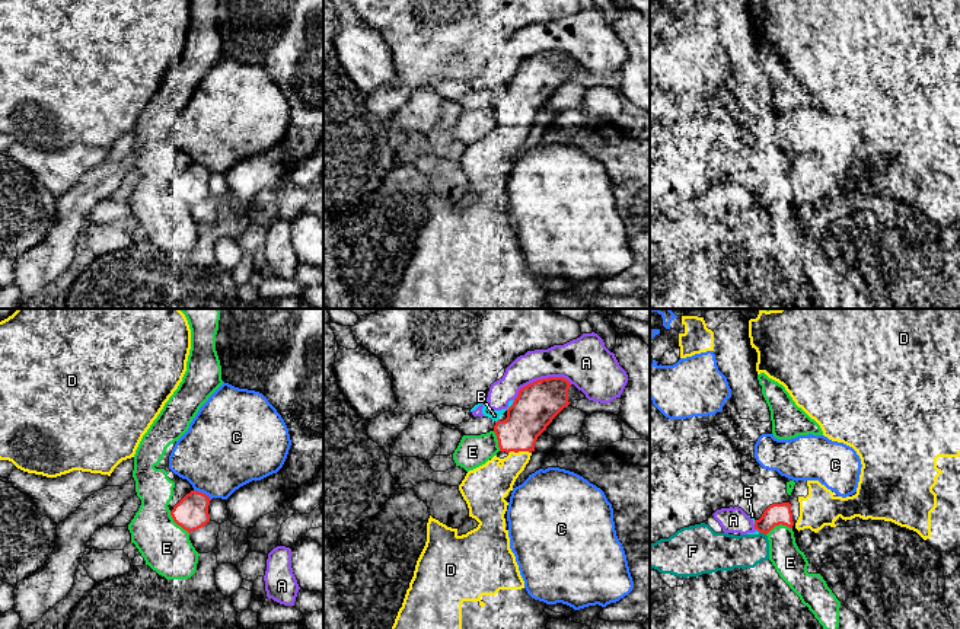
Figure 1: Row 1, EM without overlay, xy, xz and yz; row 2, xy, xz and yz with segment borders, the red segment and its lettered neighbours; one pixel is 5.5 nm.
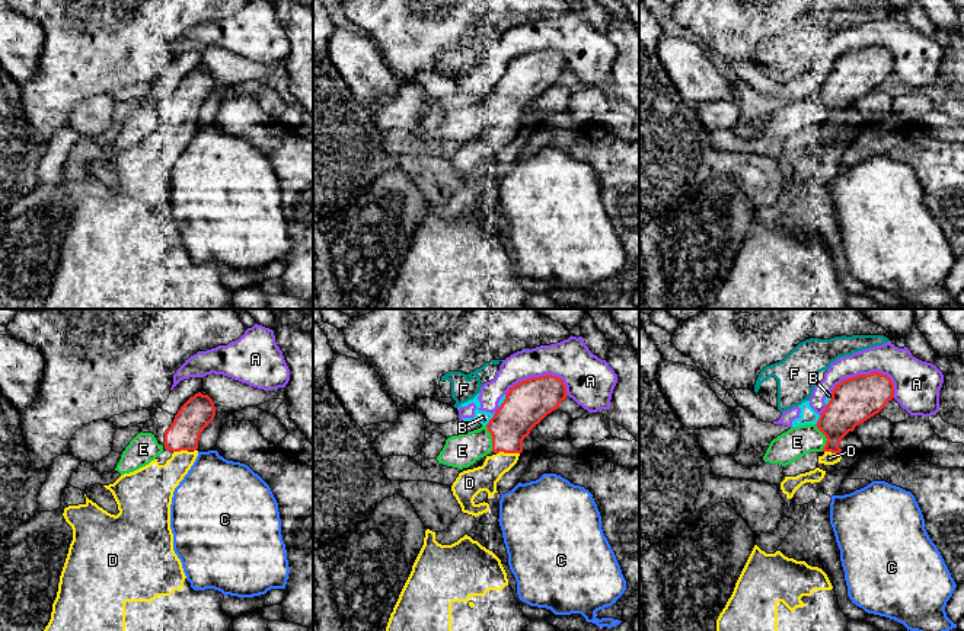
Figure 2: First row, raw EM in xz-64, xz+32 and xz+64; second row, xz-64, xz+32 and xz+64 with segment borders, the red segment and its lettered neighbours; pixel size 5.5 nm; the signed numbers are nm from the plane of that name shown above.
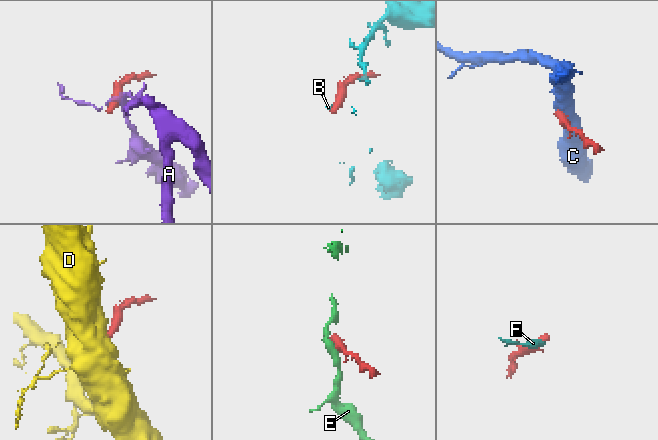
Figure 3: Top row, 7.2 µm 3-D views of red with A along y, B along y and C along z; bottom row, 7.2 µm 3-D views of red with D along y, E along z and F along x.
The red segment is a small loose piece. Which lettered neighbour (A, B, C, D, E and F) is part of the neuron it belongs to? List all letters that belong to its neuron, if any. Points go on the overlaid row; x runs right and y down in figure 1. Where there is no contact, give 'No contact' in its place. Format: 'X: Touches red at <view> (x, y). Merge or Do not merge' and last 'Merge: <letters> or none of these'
A: Touches red at xz (542, 379). Do not merge
B: Touches red at xz (512, 405). Do not merge
C: Touches red at xy (203, 494). Do not merge
D: Touches red at xz (519, 450). Merge
E: Touches red at yz (778, 524). Do not merge
F: Touches red at yz (762, 532). Do not merge
Merge: D

